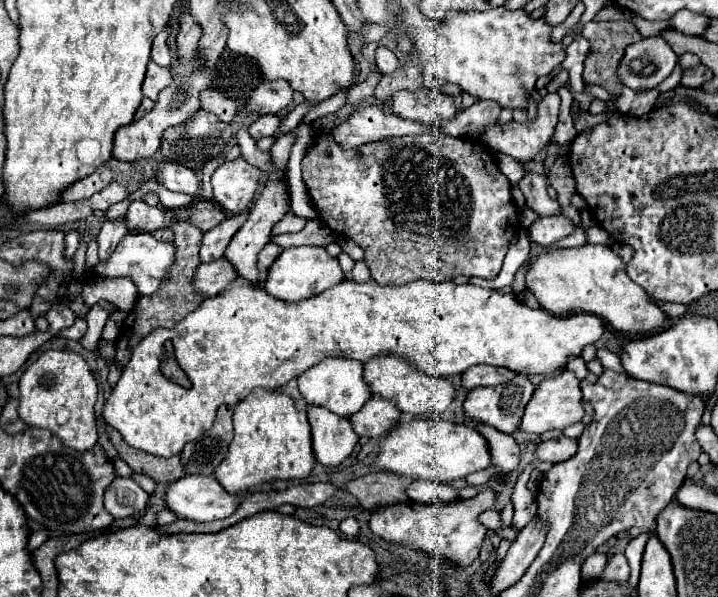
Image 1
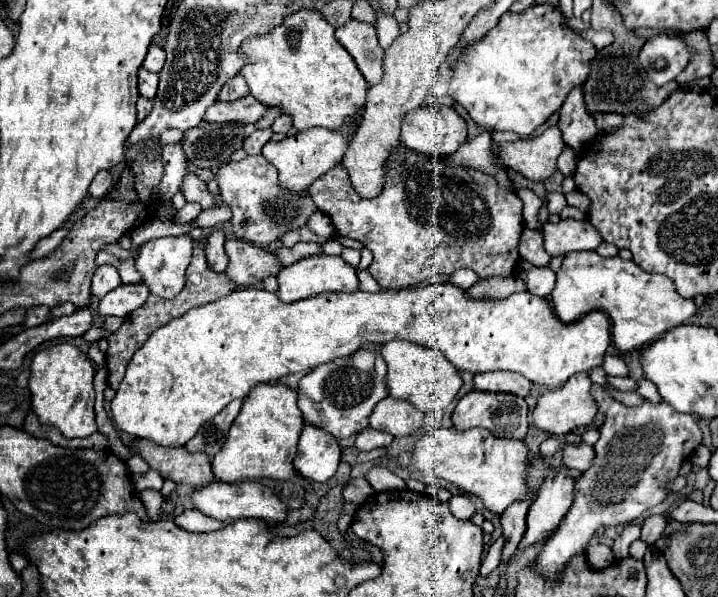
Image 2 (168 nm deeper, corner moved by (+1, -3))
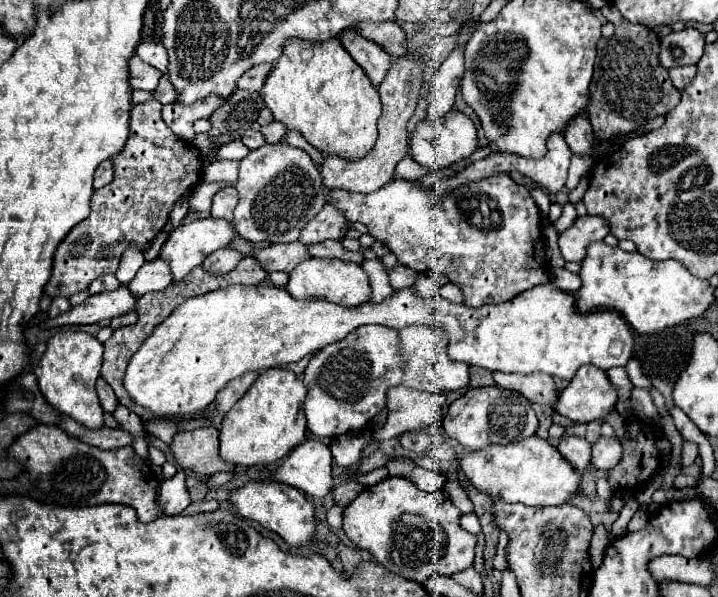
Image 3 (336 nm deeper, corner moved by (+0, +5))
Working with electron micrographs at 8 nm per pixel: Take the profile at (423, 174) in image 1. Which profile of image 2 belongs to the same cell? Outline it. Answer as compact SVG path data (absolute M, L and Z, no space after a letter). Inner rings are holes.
M400 146L386 160L386 184L378 198L368 200L358 196L350 186L348 174L342 166L334 166L334 170L326 172L326 176L320 176L316 182L312 182L308 192L318 210L332 220L340 236L360 240L368 250L372 250L374 262L370 266L370 274L382 288L408 288L436 274L452 274L460 268L476 272L480 280L494 276L506 278L516 272L520 262L518 242L524 230L522 200L502 188L492 176L472 168L446 166L440 158L422 156L420 152Z

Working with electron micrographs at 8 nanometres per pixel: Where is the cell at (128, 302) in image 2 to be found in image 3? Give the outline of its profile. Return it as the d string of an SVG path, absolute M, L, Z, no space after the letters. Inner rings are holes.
M157 258L153 262L145 262L135 274L135 278L127 284L127 288L133 296L143 296L145 292L165 290L169 284L171 284L169 266L161 262L161 258Z

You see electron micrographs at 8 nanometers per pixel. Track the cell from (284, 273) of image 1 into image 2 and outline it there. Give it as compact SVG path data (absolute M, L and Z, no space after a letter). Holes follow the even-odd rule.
M312 256L312 258L304 258L292 266L286 266L280 274L278 274L278 298L282 302L296 302L300 298L312 298L316 294L322 292L356 292L360 288L356 270L346 264L340 256Z

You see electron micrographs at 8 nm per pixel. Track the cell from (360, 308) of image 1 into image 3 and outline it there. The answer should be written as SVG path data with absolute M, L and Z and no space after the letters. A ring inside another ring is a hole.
M553 282L529 288L529 292L521 292L505 304L485 304L479 308L471 308L467 304L453 304L441 296L425 300L415 292L415 288L403 288L399 292L393 292L381 304L363 302L359 306L345 308L341 304L321 298L297 300L289 296L285 288L277 286L259 284L251 288L235 284L189 298L161 324L157 324L155 330L145 338L141 348L131 356L125 370L123 386L131 400L137 406L151 410L155 418L175 420L179 416L191 416L207 408L231 380L241 378L245 372L263 372L275 366L297 362L307 354L323 350L327 344L343 340L351 330L363 324L381 324L397 330L405 326L441 326L447 334L447 354L451 360L501 372L545 372L561 380L571 380L577 368L583 364L593 364L601 370L625 366L633 352L633 336L625 320L621 320L621 314L613 310L595 310L579 314L575 308L575 298L555 288Z

